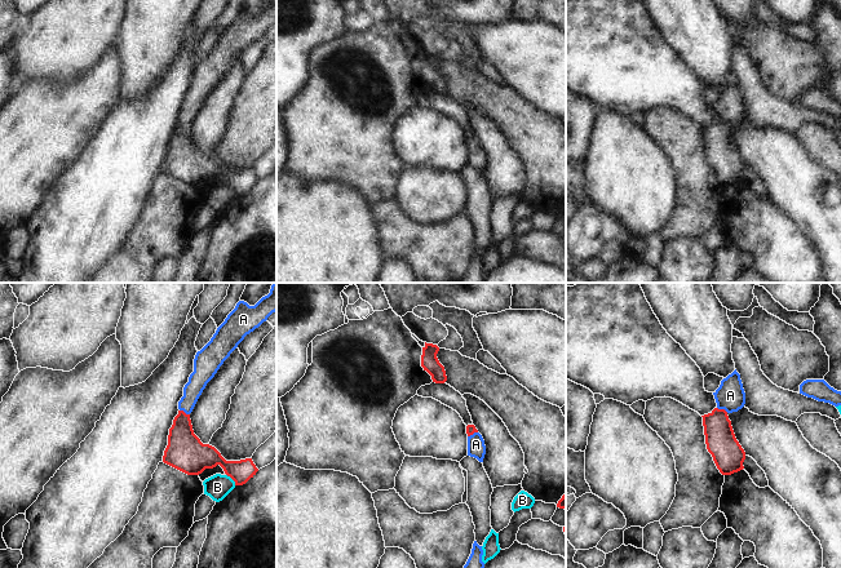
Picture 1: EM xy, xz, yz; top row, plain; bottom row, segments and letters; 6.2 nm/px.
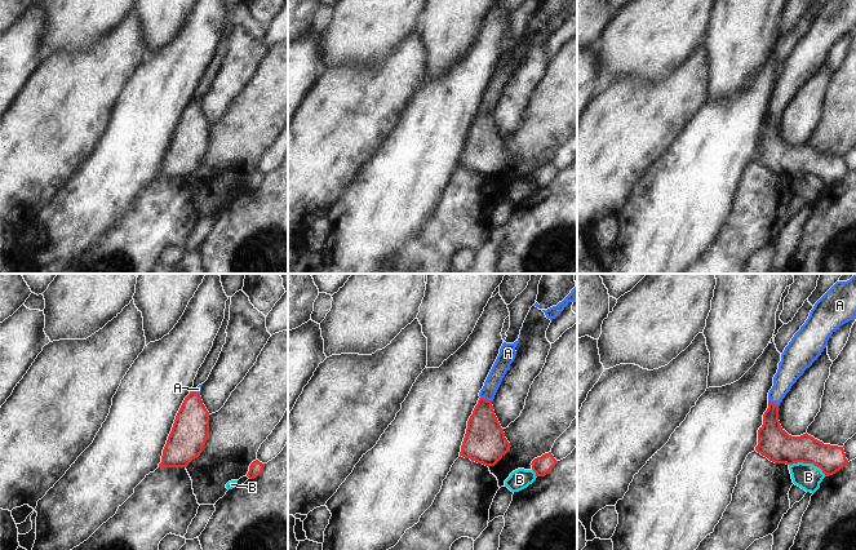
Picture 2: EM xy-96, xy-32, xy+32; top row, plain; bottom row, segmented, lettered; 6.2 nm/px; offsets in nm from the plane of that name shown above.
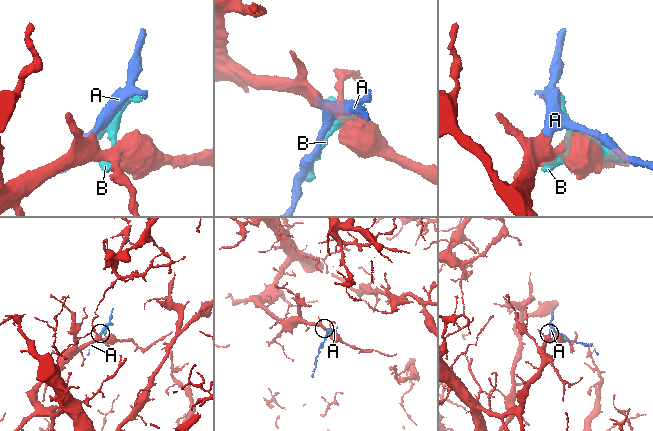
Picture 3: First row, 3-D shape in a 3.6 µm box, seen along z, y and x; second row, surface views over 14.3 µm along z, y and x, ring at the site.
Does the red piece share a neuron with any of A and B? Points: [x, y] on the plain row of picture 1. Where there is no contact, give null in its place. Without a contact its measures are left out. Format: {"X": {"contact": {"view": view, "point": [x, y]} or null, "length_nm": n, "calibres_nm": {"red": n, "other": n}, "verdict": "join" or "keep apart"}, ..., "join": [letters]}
{"A": {"contact": {"view": "yz", "point": [722, 120]}, "length_nm": 80, "calibres_nm": {"red": 190, "other": 180}, "verdict": "join"}, "B": {"contact": {"view": "xy", "point": [231, 189]}, "length_nm": 90, "calibres_nm": {"red": 170, "other": 160}, "verdict": "keep apart"}, "join": ["A"]}

